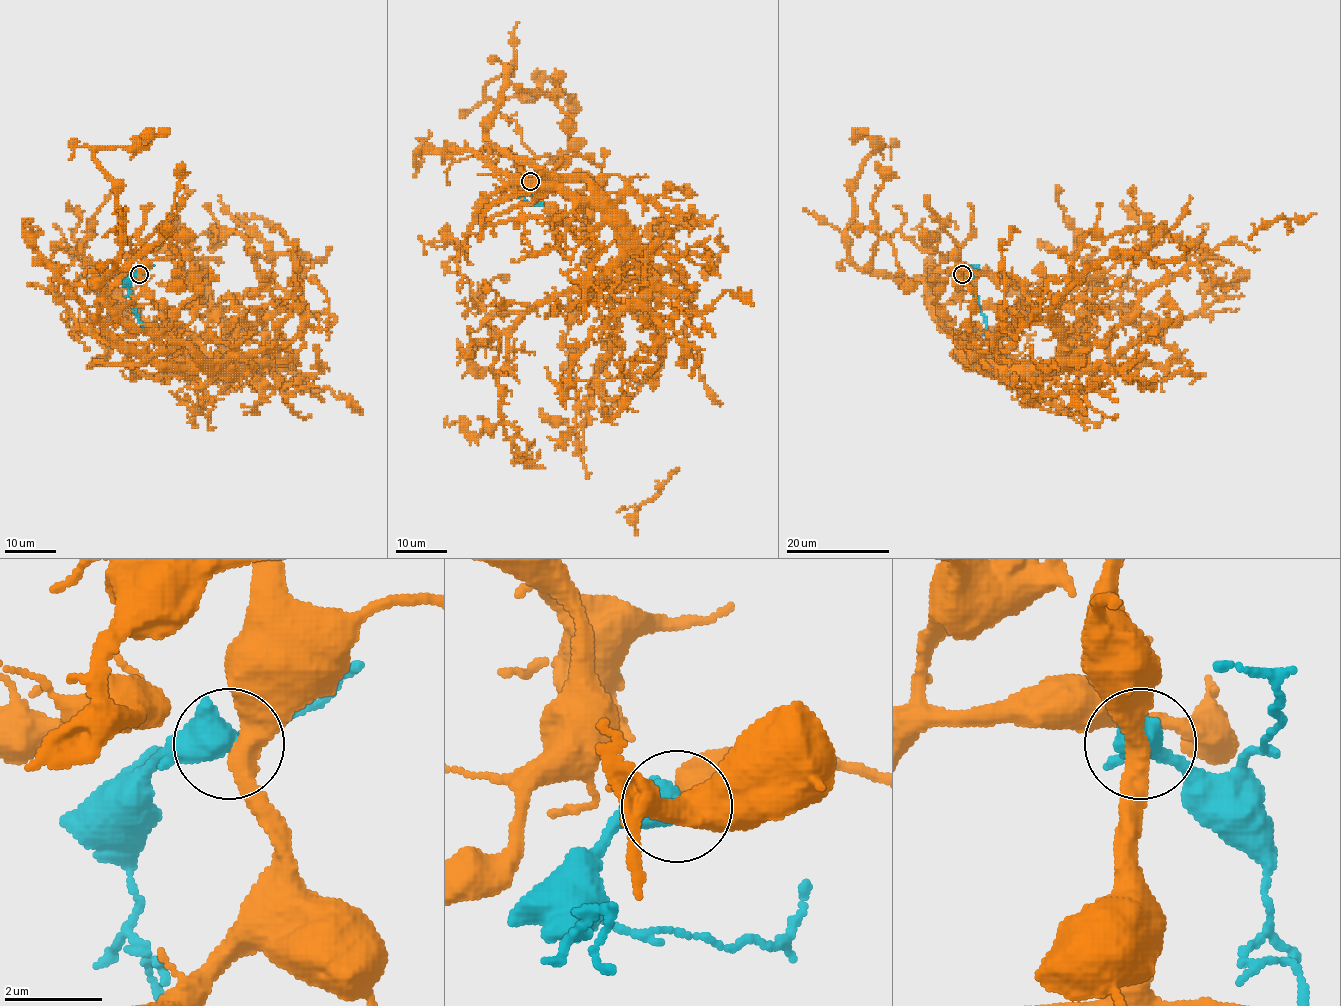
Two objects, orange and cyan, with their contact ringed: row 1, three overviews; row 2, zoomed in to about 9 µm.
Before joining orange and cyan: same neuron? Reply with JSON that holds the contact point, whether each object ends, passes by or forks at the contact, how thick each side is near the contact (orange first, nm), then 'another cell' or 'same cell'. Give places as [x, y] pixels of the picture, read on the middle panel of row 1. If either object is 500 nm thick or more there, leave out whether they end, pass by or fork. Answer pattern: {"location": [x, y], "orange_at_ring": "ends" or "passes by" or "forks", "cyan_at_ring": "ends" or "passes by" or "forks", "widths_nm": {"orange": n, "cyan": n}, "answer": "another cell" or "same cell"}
{"location": [530, 181], "orange_at_ring": "passes by", "cyan_at_ring": "passes by", "widths_nm": {"orange": 440, "cyan": 480}, "answer": "another cell"}

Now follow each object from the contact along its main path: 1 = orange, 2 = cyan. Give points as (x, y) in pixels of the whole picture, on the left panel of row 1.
1: (139, 273), (132, 306), (193, 366), (254, 369), (216, 362), (185, 244), (255, 218), (287, 239)
2: (139, 273), (130, 277), (129, 294), (139, 322), (150, 335)

